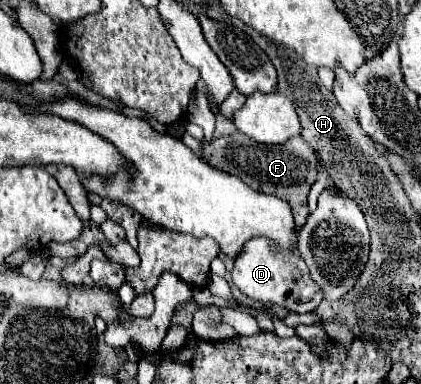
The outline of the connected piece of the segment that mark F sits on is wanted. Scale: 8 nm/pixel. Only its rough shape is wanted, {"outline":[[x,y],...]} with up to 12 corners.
{"outline":[[241,132],[201,158],[289,202],[297,228],[319,158],[301,136],[257,144]]}

